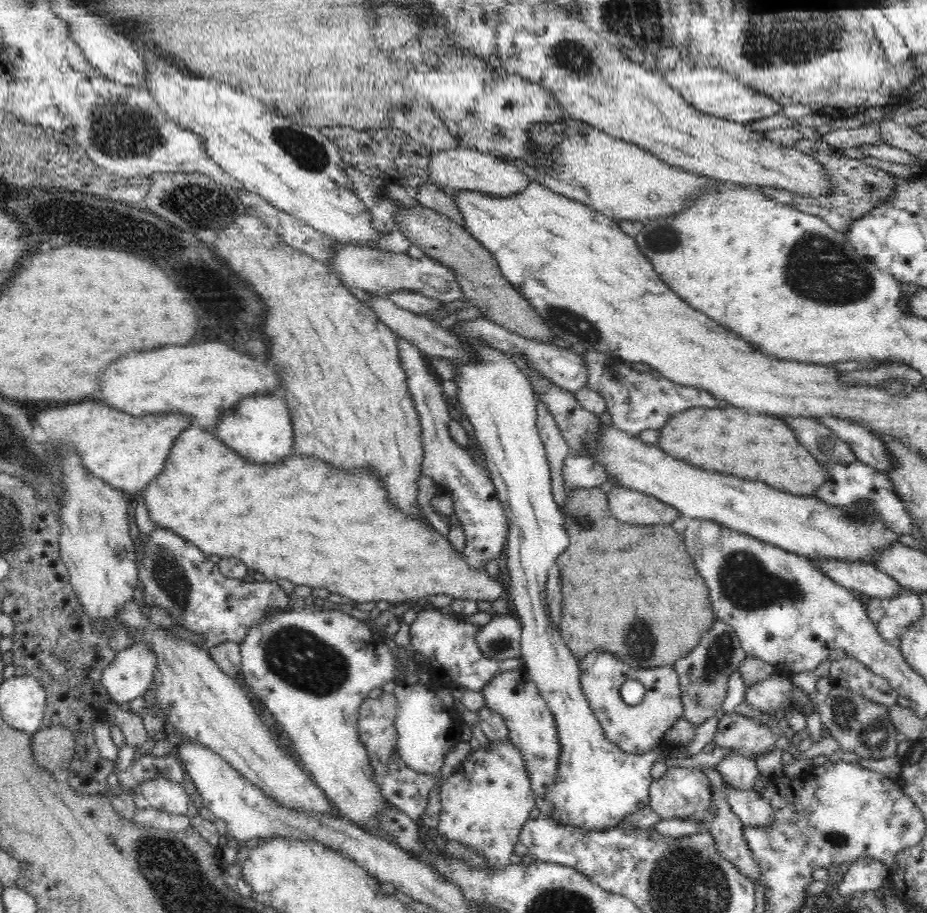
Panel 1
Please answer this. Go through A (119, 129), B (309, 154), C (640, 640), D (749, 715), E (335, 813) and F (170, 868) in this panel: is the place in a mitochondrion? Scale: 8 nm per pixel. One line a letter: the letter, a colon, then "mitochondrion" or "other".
A: mitochondrion
B: mitochondrion
C: mitochondrion
D: other
E: other
F: mitochondrion

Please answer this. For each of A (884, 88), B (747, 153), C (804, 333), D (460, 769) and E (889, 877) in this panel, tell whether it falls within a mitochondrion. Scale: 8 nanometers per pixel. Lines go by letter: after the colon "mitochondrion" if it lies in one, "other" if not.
A: other
B: other
C: other
D: other
E: other

